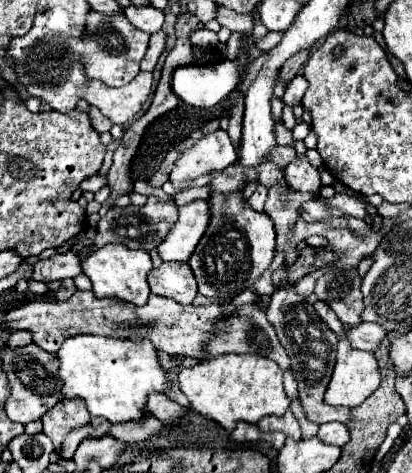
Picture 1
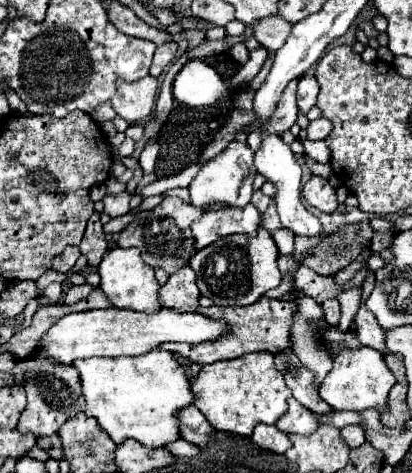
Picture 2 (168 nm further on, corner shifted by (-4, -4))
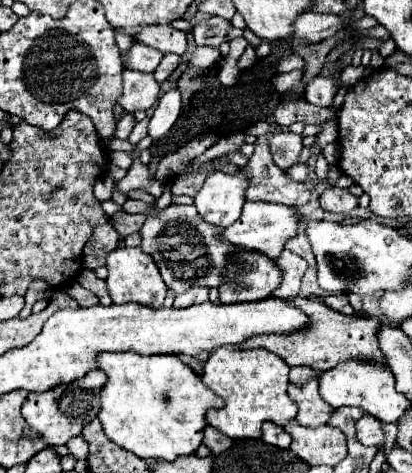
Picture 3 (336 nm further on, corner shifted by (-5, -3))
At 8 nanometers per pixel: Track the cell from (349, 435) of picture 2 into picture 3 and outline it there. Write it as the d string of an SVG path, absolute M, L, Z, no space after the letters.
M365 413L357 421L357 441L363 443L363 445L383 445L385 443L383 421Z

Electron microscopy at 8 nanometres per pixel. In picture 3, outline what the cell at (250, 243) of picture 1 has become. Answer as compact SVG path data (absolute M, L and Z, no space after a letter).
M243 249L229 257L223 271L221 303L259 301L273 295L281 283L281 269L259 251Z

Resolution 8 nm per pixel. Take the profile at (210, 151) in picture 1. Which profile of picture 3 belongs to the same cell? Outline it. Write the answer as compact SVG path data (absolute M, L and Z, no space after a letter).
M221 171L209 175L201 191L195 195L195 207L199 215L207 223L229 227L241 217L247 185L249 181L243 171L235 175L227 175Z

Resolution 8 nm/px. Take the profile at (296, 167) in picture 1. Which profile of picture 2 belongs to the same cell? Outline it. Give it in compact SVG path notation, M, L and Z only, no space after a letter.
M312 176L304 186L302 186L302 196L306 202L322 212L334 212L338 202L336 202L336 190L330 186L330 182L322 176Z

